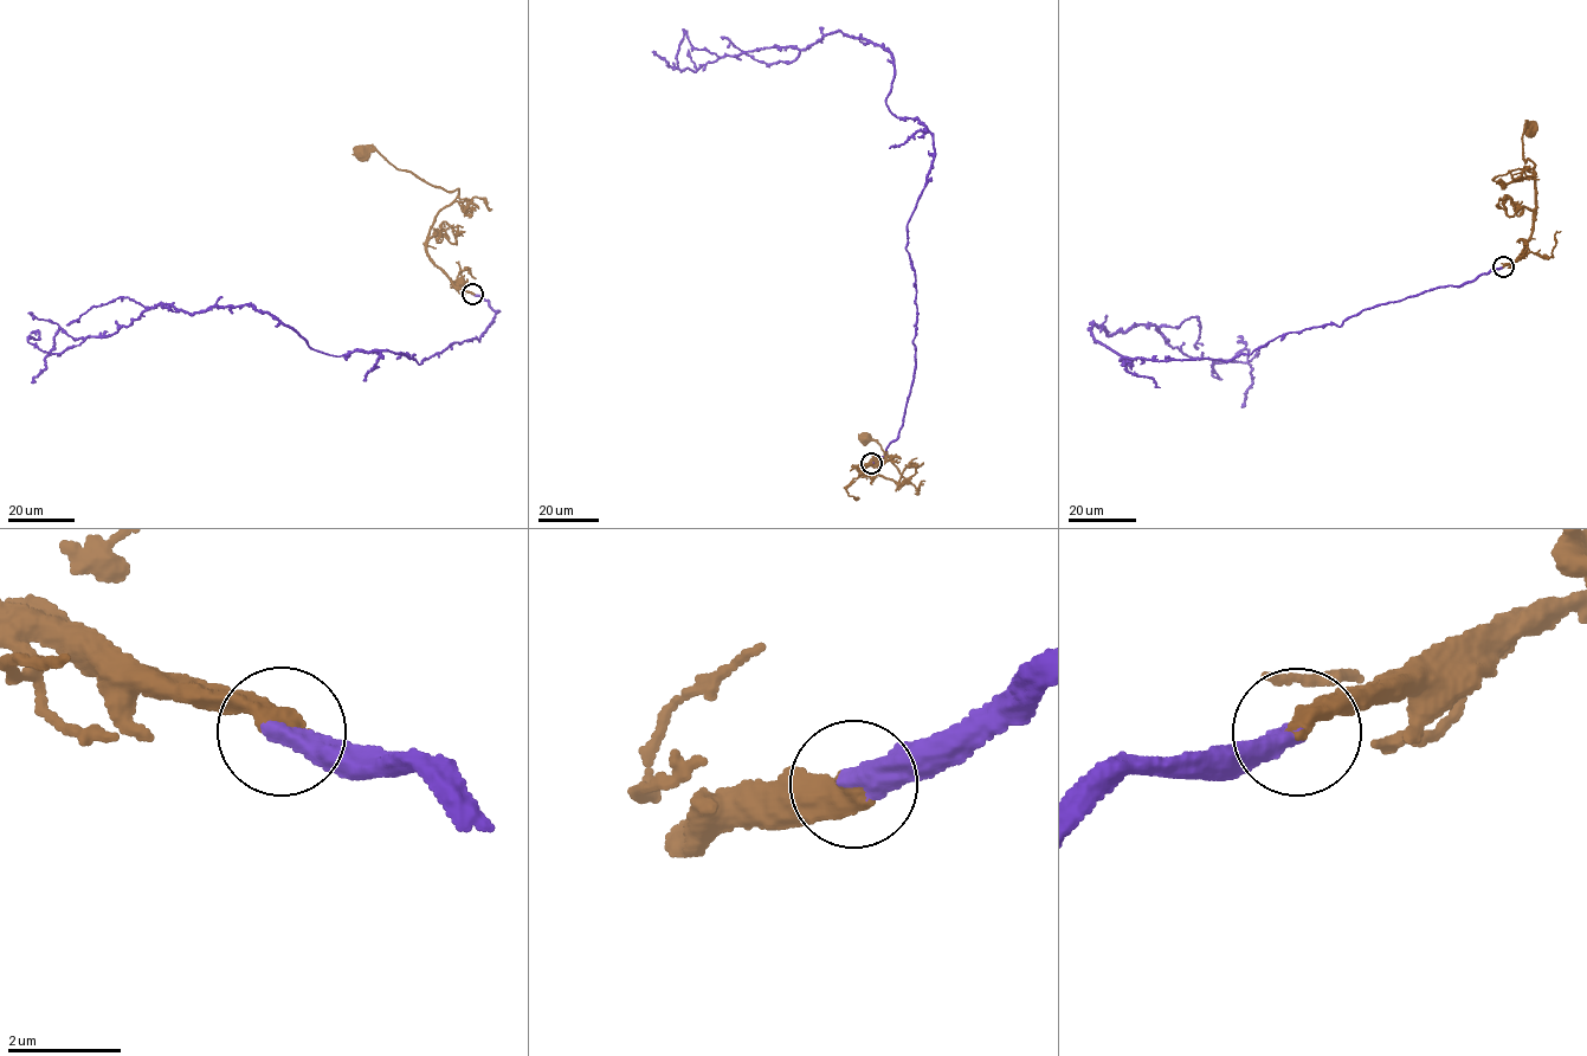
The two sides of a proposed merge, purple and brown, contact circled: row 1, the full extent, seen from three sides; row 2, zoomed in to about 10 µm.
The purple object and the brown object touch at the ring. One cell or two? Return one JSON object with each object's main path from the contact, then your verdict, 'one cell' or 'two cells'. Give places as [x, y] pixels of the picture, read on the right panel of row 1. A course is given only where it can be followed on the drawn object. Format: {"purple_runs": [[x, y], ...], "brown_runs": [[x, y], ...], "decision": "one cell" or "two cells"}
{"purple_runs": [[1503, 266], [1224, 361], [1133, 366], [1090, 329], [1153, 326], [1213, 377], [1255, 355]], "brown_runs": [[1503, 266], [1515, 262], [1529, 239], [1533, 225], [1534, 166], [1523, 159], [1522, 139], [1526, 126], [1530, 128]], "decision": "one cell"}

